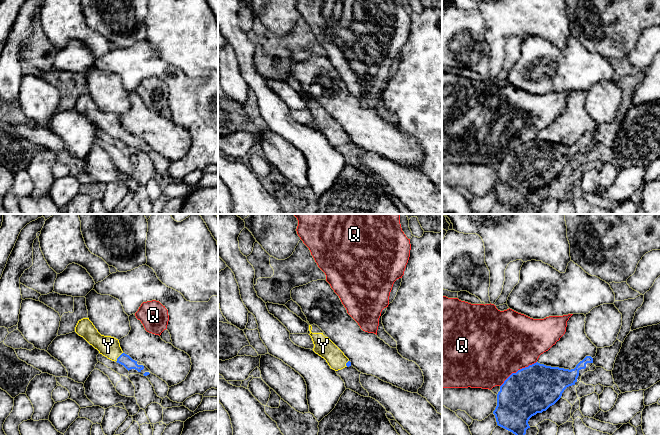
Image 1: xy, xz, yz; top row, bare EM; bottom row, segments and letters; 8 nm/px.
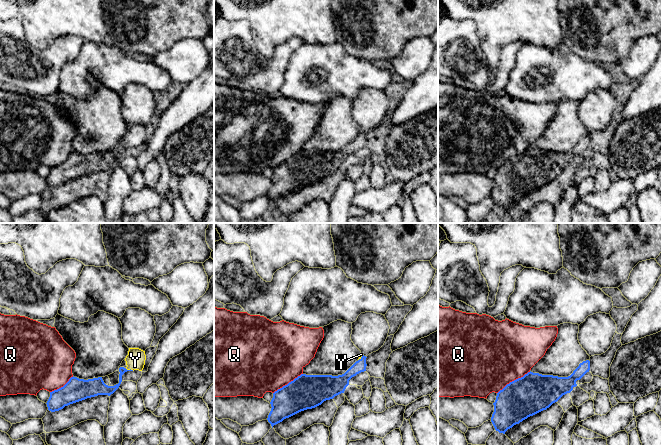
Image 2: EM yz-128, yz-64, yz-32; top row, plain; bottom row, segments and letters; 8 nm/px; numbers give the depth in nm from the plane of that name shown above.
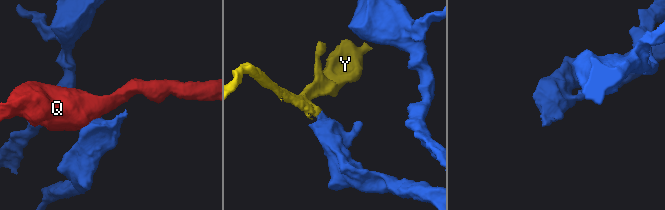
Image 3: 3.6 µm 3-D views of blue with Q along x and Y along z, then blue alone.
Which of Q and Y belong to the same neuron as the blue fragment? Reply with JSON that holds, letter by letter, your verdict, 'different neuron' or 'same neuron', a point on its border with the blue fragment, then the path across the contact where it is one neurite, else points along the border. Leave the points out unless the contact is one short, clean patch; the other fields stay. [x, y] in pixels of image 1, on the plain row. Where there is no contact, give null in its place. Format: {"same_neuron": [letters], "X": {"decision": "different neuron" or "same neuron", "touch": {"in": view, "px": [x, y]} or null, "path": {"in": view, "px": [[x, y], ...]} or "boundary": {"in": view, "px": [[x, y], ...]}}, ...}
{"same_neuron": ["Y"], "Q": {"decision": "different neuron", "touch": {"in": "yz", "px": [518, 146]}, "boundary": {"in": "yz", "px": [[536, 137], [513, 148], [500, 162]]}}, "Y": {"decision": "same neuron", "touch": {"in": "xy", "px": [118, 133]}, "path": {"in": "xy", "px": [[124, 135], [118, 133], [108, 122]]}}}

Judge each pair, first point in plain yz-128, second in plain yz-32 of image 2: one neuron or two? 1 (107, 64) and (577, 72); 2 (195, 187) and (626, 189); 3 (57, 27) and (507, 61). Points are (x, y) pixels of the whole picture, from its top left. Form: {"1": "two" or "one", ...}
{"1": "one", "2": "two", "3": "two"}

